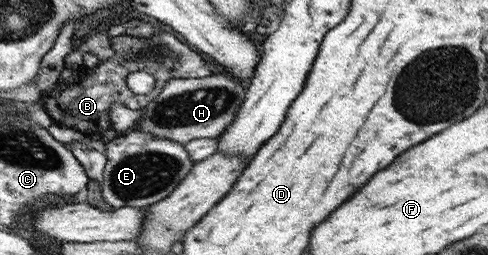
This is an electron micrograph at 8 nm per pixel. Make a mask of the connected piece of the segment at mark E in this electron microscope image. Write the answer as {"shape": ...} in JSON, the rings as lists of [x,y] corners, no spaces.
{"shape":[[[128,130],[115,136],[105,144],[105,166],[100,180],[101,194],[104,201],[114,209],[121,207],[145,207],[162,200],[183,180],[194,165],[184,150],[184,145],[169,139],[160,139],[151,133]]]}

